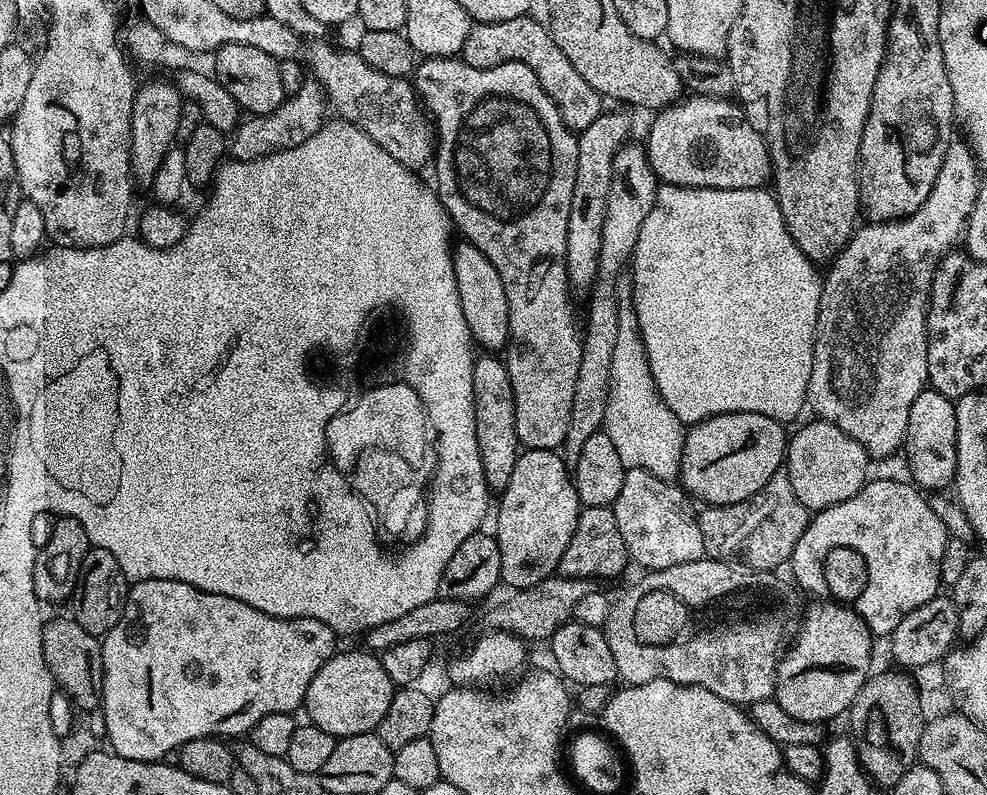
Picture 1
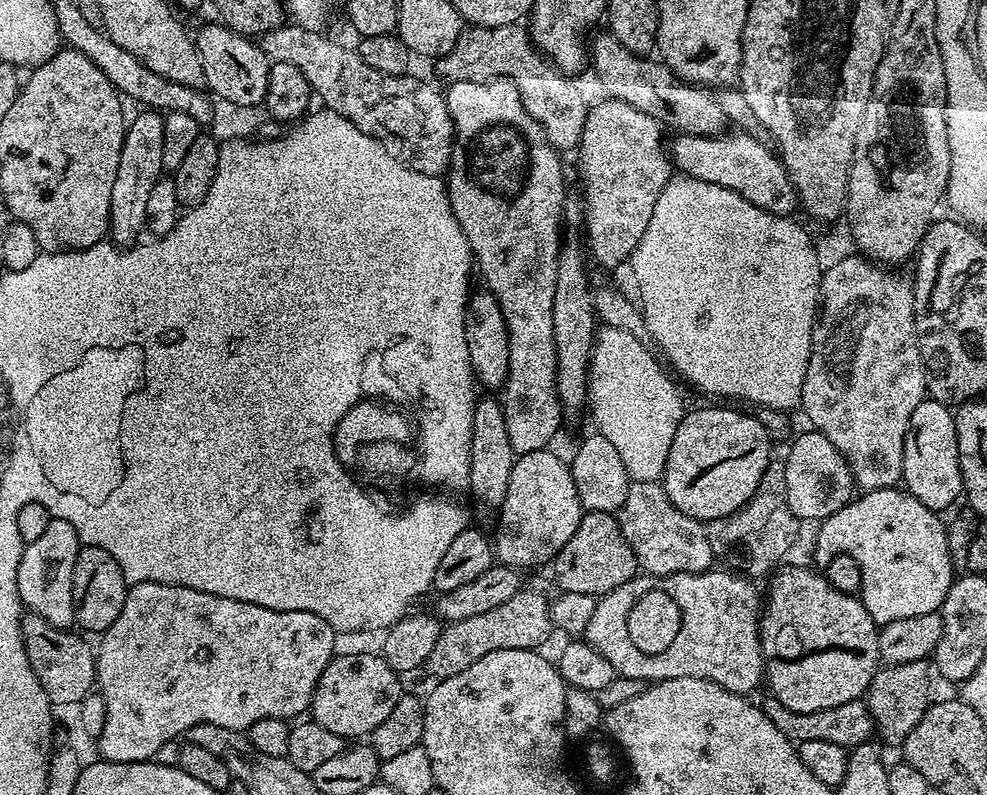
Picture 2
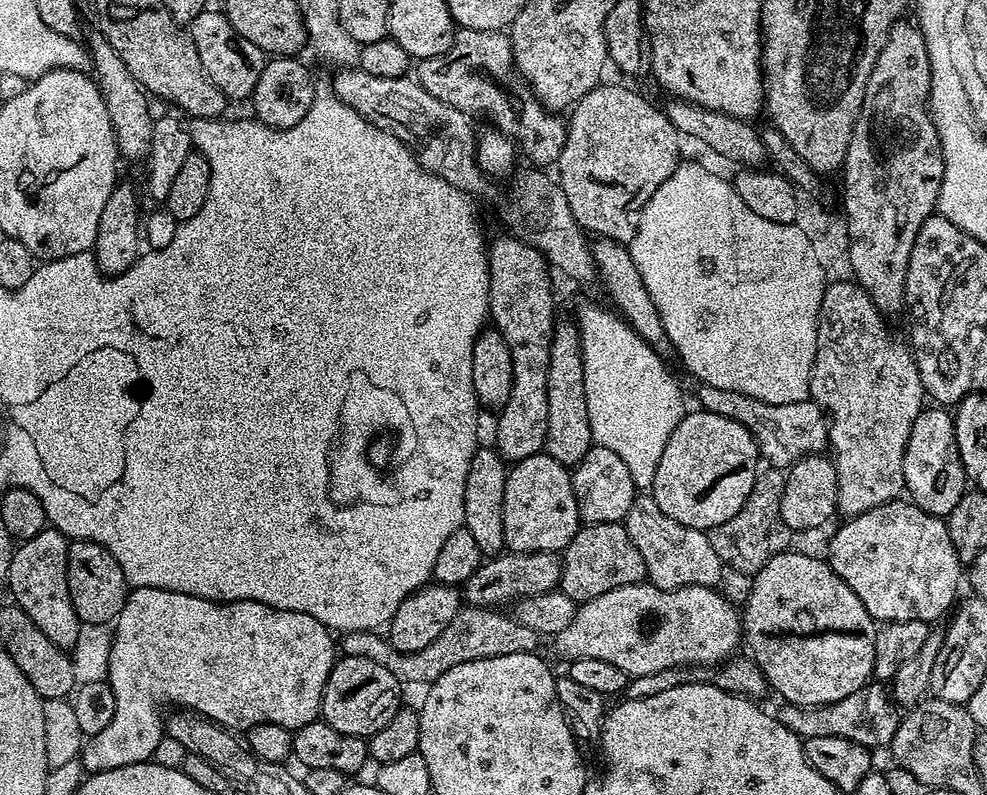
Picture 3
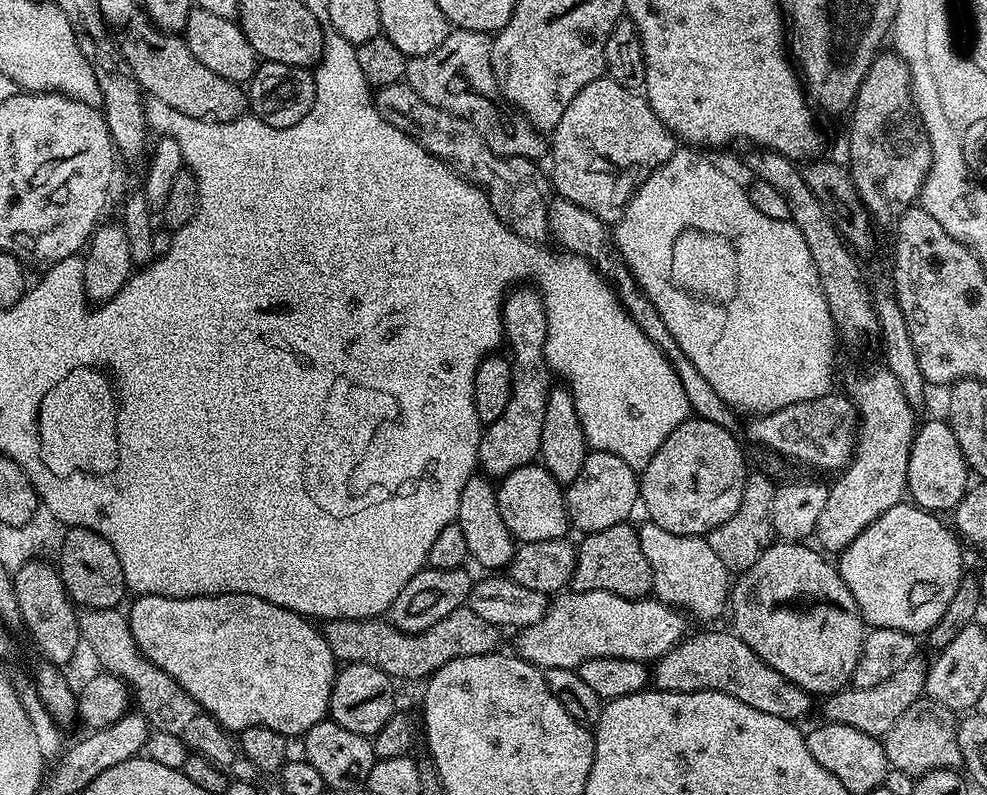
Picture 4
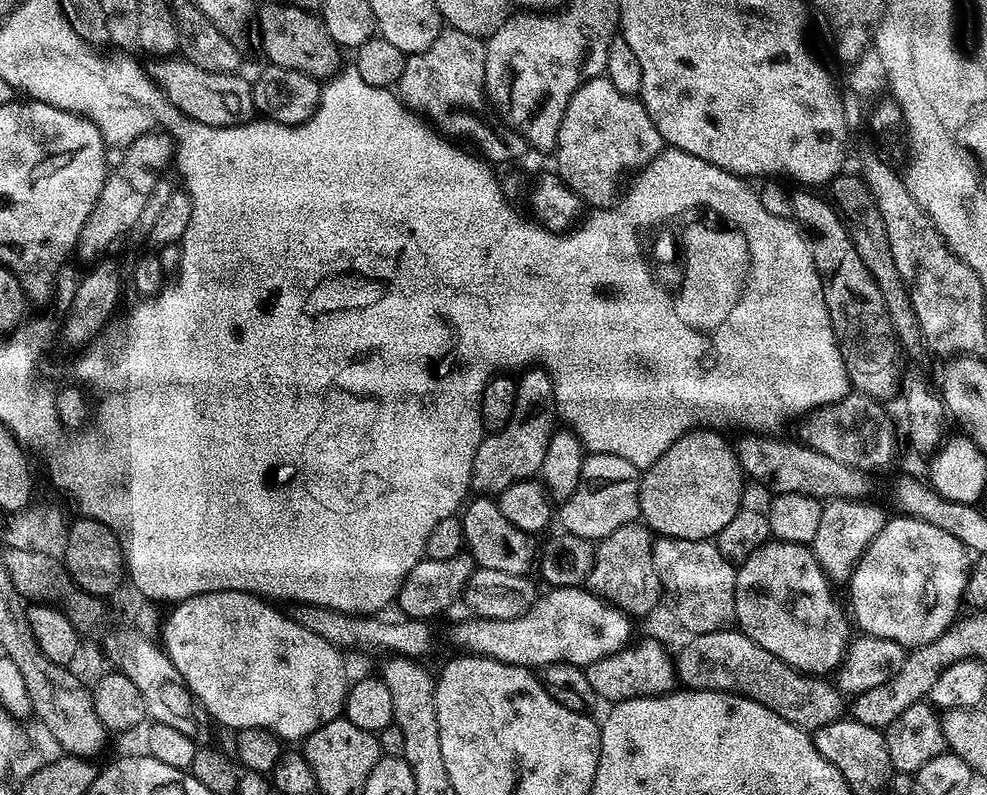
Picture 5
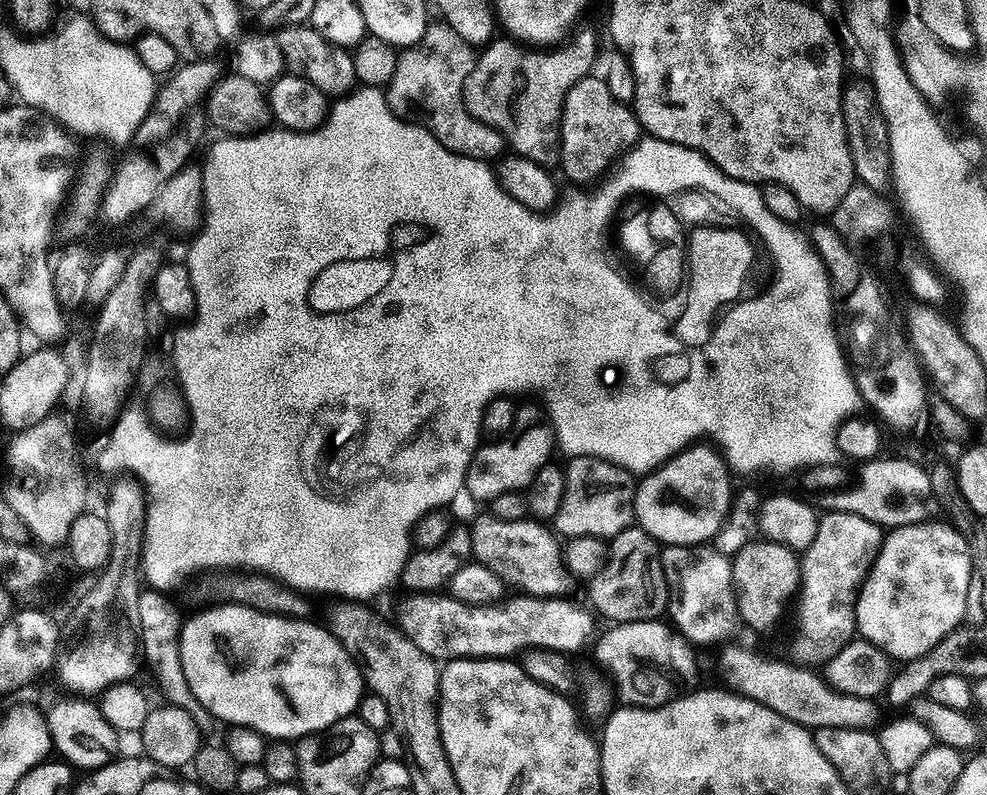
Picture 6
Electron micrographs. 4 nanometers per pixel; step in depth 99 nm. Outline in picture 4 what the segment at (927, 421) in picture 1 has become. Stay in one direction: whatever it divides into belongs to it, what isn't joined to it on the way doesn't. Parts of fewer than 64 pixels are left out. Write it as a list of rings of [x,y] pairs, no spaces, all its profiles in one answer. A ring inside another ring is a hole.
[[[947,419],[928,420],[919,425],[912,439],[912,449],[908,459],[907,495],[917,508],[925,508],[933,514],[955,509],[970,487],[970,469],[958,442],[954,430]]]

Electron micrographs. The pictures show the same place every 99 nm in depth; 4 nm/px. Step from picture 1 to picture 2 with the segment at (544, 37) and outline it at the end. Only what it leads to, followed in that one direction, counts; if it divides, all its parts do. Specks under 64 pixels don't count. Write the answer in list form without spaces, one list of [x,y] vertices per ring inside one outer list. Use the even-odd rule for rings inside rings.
[[[523,23],[494,26],[493,28],[465,27],[454,50],[435,61],[436,72],[451,82],[482,82],[493,78],[510,78],[518,86],[518,92],[526,110],[539,120],[553,146],[561,153],[575,149],[582,138],[590,107],[584,101],[584,92],[575,84],[571,75],[557,70],[536,50],[529,29]]]

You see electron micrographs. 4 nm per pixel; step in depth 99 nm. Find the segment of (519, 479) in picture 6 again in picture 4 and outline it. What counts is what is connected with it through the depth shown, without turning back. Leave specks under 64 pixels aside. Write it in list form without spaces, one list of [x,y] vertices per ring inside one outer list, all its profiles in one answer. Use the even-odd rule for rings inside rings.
[[[532,286],[513,287],[505,295],[502,311],[506,344],[512,347],[512,393],[502,418],[487,425],[480,438],[478,468],[488,478],[503,478],[539,457],[542,418],[546,418],[546,398],[554,380],[544,356],[548,337],[548,311],[544,308],[544,297]]]

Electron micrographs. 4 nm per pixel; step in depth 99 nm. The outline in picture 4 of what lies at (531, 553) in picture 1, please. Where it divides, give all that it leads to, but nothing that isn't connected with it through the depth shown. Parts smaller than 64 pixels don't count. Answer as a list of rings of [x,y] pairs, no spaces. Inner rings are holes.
[[[533,462],[506,474],[496,488],[496,501],[498,502],[498,514],[502,514],[502,522],[506,530],[512,535],[513,540],[529,544],[530,542],[546,542],[558,540],[569,531],[568,501],[565,489],[544,468],[543,463]]]

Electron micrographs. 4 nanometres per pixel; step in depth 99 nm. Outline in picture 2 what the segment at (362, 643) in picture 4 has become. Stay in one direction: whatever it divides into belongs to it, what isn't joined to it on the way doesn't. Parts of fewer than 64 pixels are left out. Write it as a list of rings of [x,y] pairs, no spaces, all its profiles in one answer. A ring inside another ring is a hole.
[[[521,590],[510,598],[510,602],[494,606],[494,610],[474,614],[474,618],[445,623],[440,629],[438,642],[434,642],[434,650],[430,650],[426,672],[436,676],[437,681],[445,680],[454,674],[462,674],[466,666],[478,662],[478,658],[486,658],[486,654],[494,654],[494,650],[539,649],[539,644],[546,643],[551,632],[554,632],[554,625],[549,597],[540,592]]]

